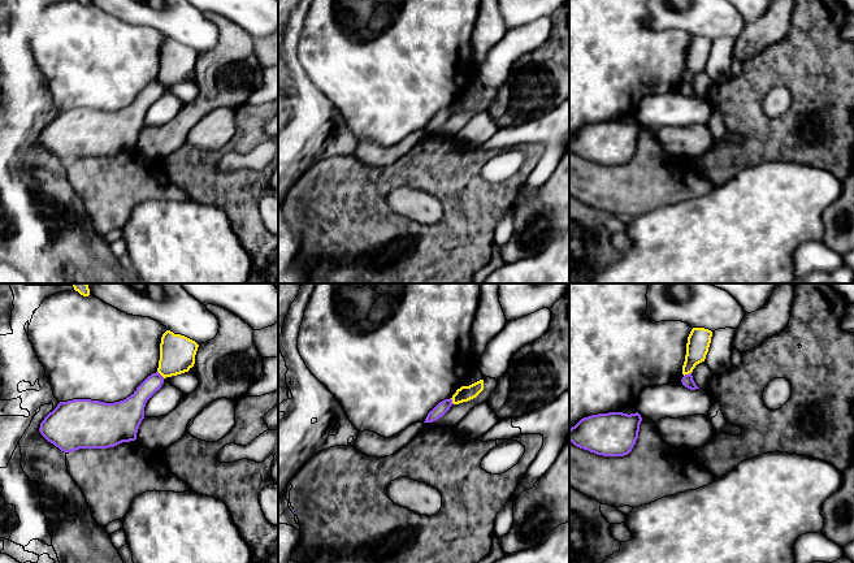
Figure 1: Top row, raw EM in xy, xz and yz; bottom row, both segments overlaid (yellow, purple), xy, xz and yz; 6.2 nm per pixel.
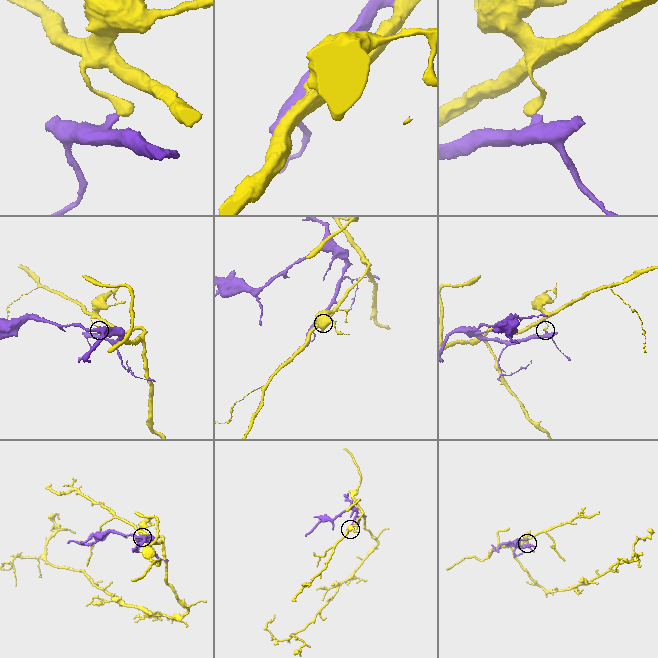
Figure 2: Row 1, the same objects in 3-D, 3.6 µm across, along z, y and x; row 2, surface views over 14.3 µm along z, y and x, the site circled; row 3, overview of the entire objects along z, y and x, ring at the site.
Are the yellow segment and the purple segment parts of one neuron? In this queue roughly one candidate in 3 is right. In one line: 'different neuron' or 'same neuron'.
different neuron

